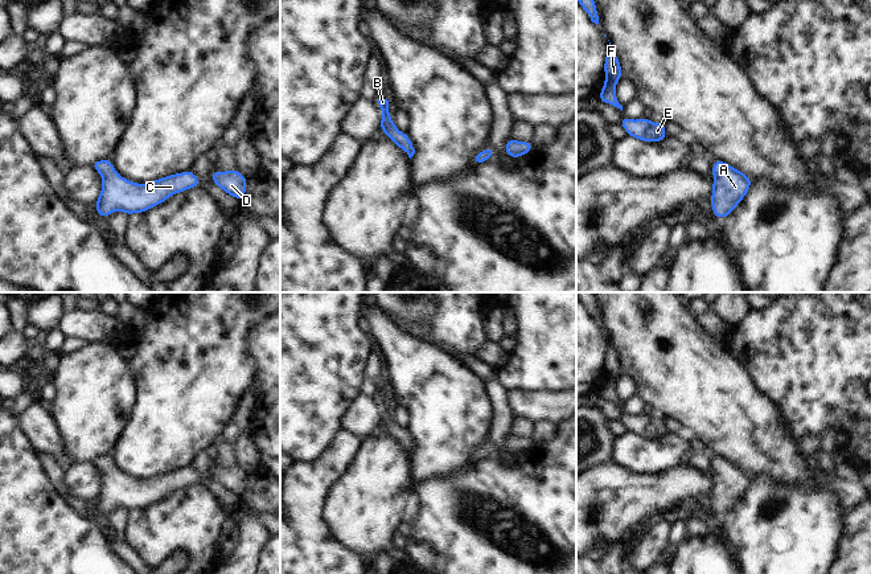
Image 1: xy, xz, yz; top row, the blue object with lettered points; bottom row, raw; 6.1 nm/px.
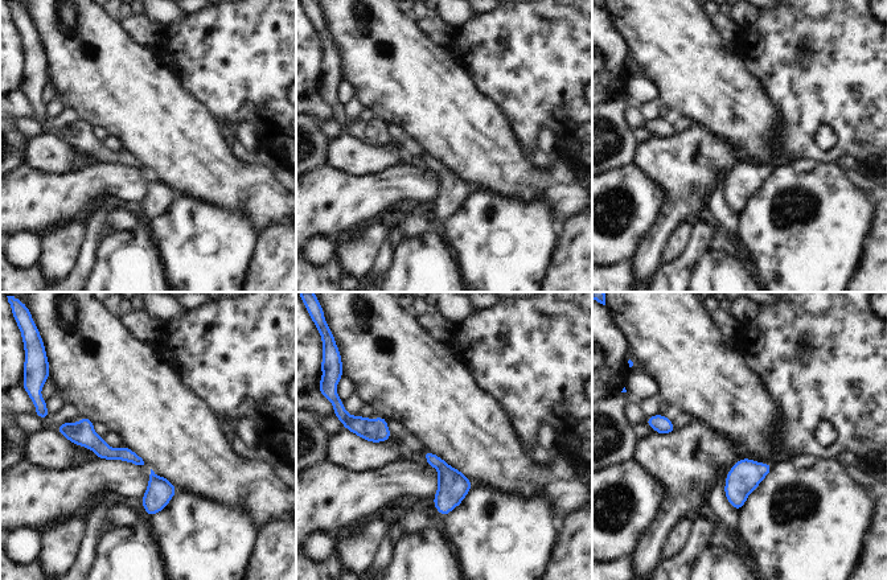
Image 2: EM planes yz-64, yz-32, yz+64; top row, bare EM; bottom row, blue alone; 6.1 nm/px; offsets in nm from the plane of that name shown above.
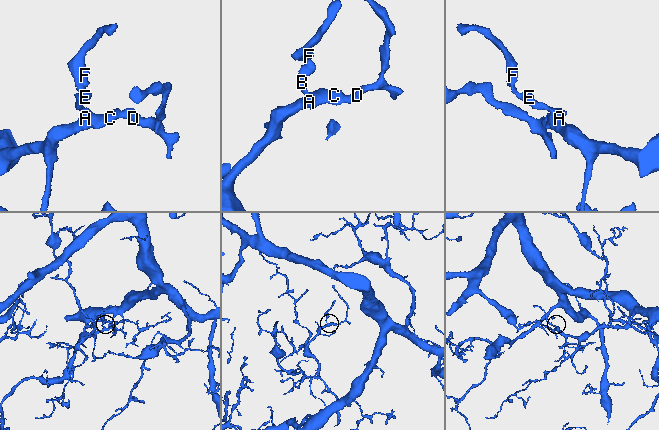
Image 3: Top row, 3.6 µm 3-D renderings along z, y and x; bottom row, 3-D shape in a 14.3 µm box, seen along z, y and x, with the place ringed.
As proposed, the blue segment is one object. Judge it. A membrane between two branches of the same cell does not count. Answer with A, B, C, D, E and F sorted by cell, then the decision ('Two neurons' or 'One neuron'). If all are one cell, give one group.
Groups: A B C D E F. One neuron

